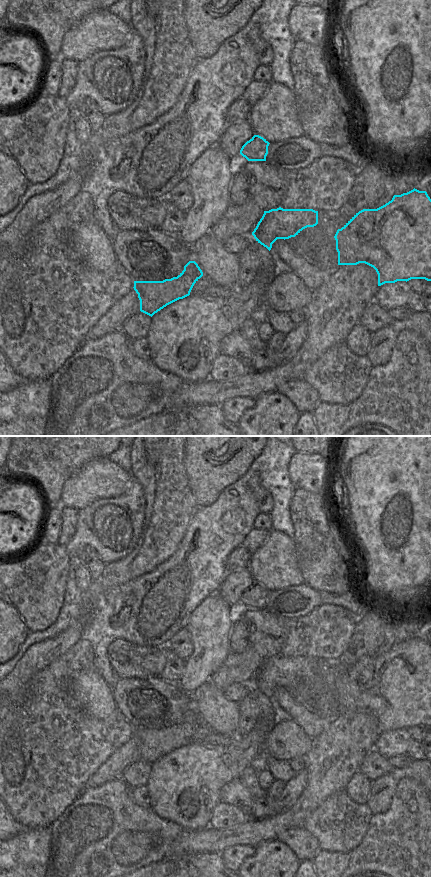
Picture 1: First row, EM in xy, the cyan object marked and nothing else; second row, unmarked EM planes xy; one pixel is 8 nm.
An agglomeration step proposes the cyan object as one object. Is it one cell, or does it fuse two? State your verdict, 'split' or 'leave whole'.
leave whole

